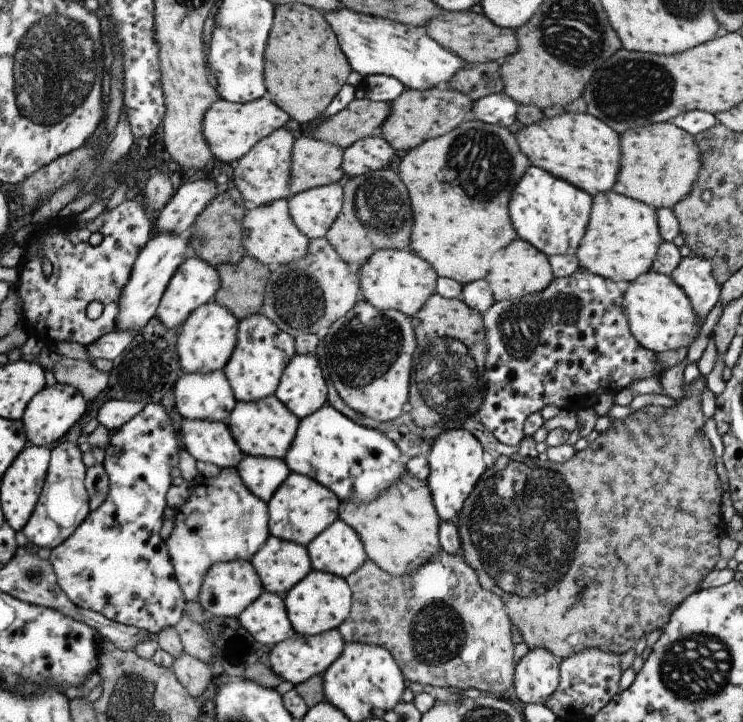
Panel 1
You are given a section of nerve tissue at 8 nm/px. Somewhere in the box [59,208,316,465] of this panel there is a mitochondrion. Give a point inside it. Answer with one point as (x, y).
(200, 238)

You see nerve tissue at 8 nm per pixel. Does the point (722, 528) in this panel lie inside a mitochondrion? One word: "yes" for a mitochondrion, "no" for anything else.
no

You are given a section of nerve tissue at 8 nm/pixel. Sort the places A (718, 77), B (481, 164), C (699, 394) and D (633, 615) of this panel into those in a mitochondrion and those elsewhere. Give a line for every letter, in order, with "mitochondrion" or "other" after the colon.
A: other
B: mitochondrion
C: other
D: other

